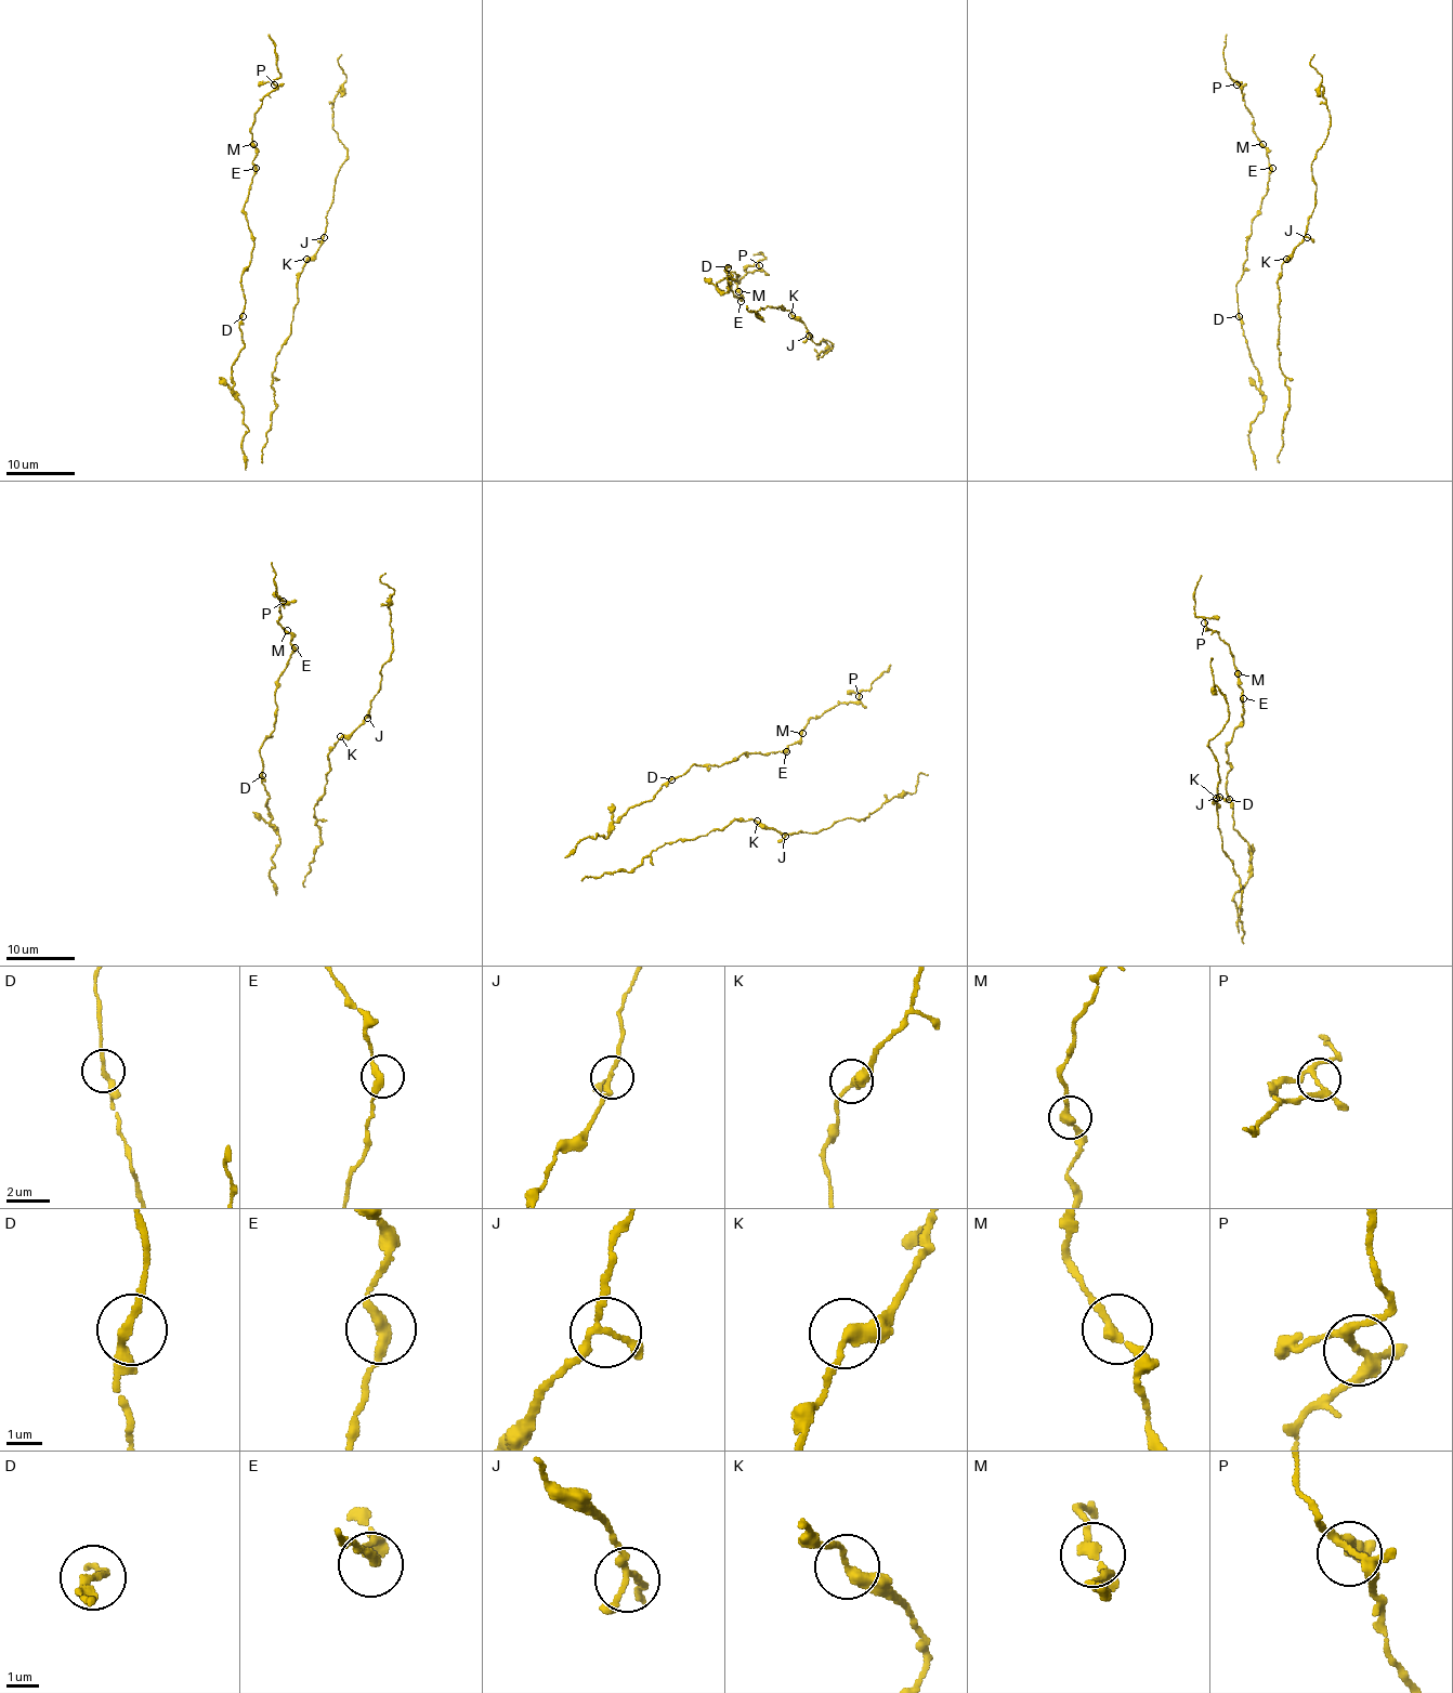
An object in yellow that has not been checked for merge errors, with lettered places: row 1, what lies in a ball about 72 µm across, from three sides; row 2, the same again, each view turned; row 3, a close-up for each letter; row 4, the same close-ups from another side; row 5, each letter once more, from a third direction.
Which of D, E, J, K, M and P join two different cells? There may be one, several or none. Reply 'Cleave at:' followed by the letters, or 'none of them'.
Cleave at: none of them

